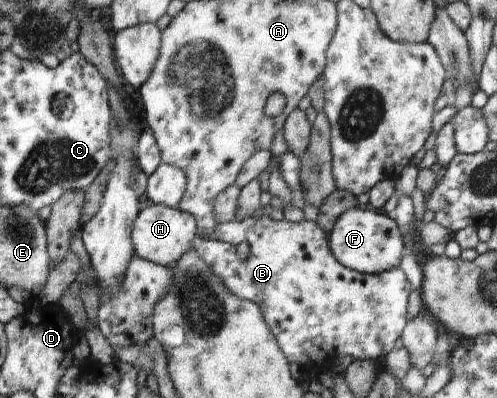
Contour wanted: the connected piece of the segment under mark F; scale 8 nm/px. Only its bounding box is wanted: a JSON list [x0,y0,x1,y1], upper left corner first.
[326,207,404,274]

